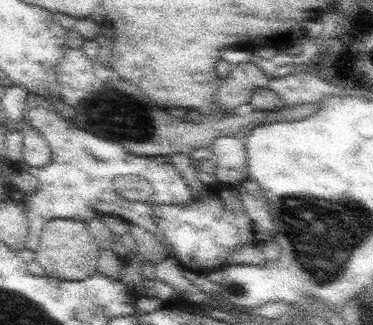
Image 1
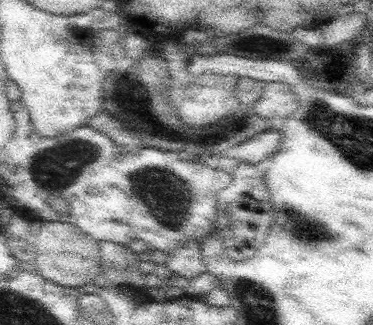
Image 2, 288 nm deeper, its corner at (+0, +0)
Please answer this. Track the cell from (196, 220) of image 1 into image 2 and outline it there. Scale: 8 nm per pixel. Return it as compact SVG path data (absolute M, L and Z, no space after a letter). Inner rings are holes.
M187 240L179 246L179 250L171 252L169 254L169 260L167 260L167 270L171 274L177 274L177 276L183 276L187 278L189 282L193 278L197 278L199 274L207 272L205 268L205 262L201 260L201 242L197 240Z

